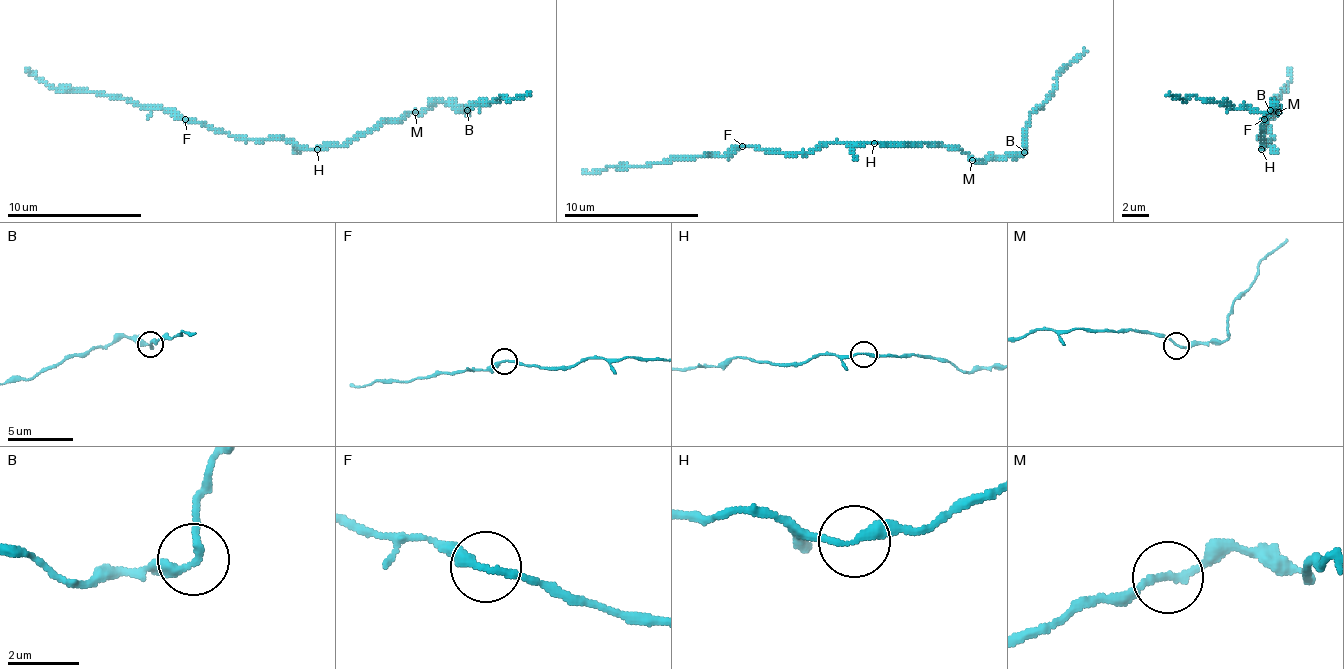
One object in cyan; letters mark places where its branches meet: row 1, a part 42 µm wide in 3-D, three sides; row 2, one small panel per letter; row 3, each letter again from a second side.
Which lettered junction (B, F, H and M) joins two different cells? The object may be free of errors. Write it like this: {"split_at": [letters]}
{"split_at": ["B"]}

